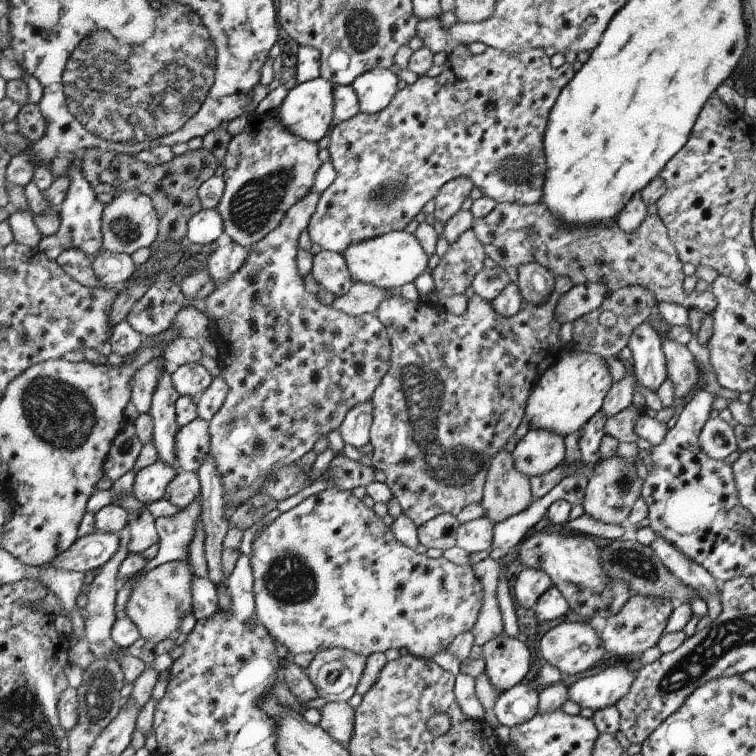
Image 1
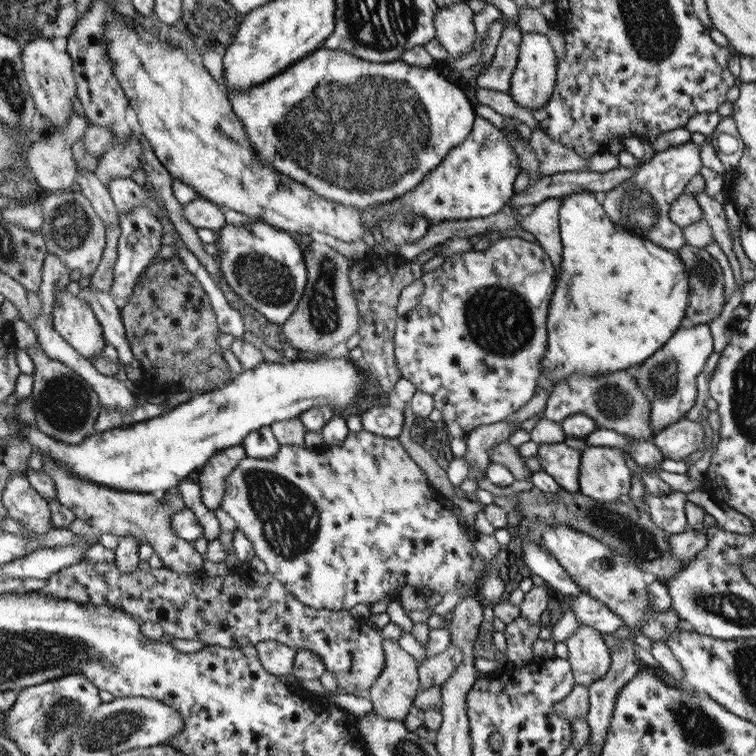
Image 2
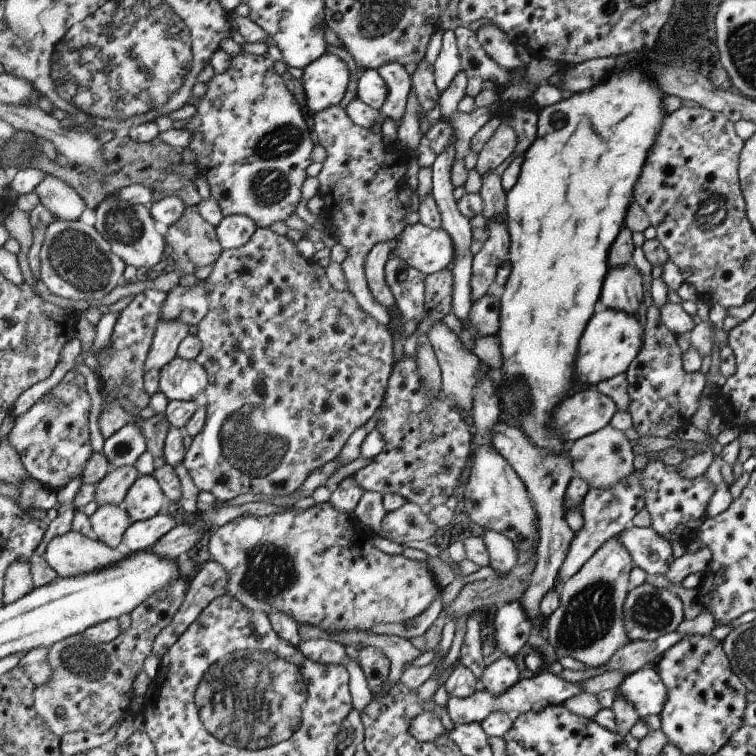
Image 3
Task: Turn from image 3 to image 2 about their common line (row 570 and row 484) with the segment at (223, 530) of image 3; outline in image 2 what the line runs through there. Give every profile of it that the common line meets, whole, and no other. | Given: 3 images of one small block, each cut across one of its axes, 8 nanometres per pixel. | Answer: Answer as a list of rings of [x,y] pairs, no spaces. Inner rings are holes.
[[[350,432],[340,446],[331,446],[322,454],[308,449],[306,446],[282,445],[276,456],[270,460],[245,457],[238,469],[235,469],[224,483],[227,487],[221,507],[236,521],[237,528],[250,542],[255,555],[266,564],[268,573],[279,580],[302,604],[314,609],[332,611],[348,611],[357,604],[380,602],[386,596],[398,600],[399,591],[405,586],[413,586],[421,592],[446,596],[454,590],[465,590],[462,596],[477,591],[481,578],[487,573],[488,566],[483,556],[474,548],[474,540],[478,533],[462,530],[463,524],[457,520],[455,505],[448,501],[429,484],[426,474],[410,458],[398,439],[376,436],[370,432]]]

